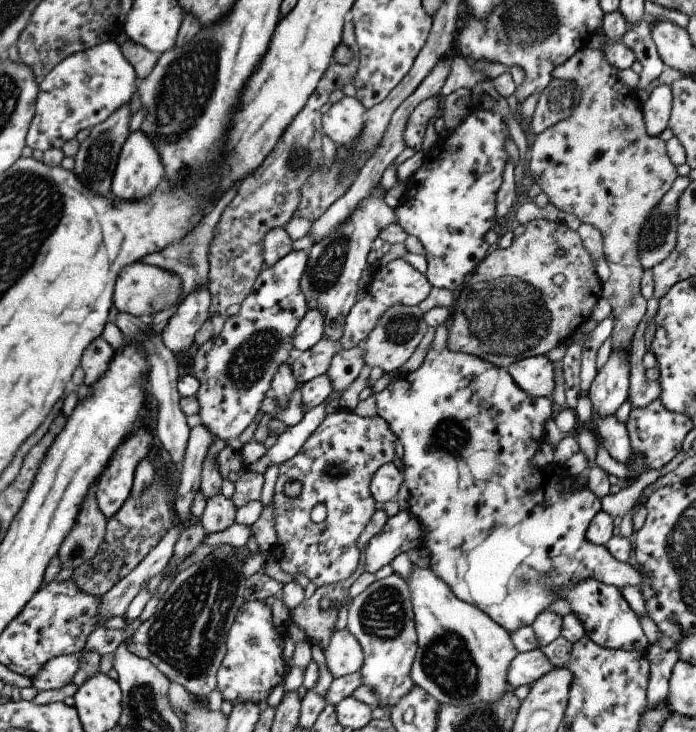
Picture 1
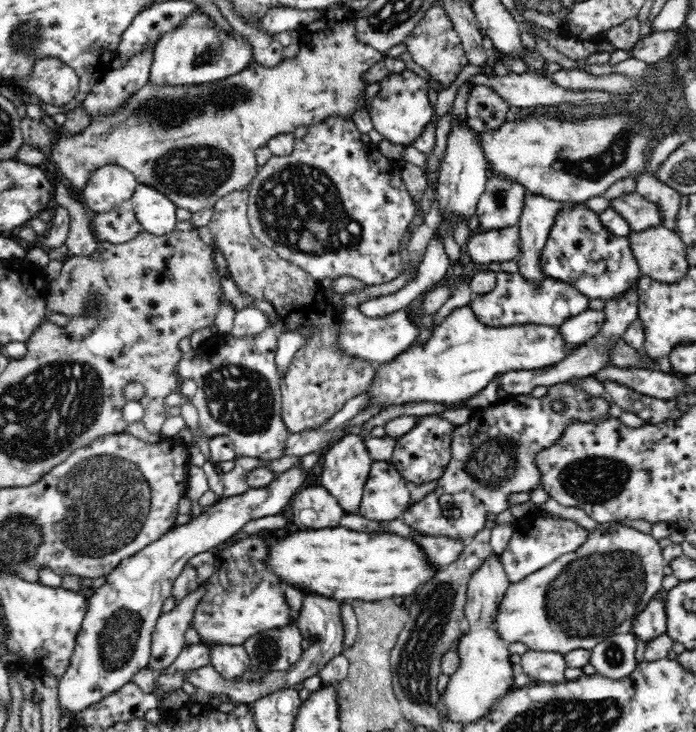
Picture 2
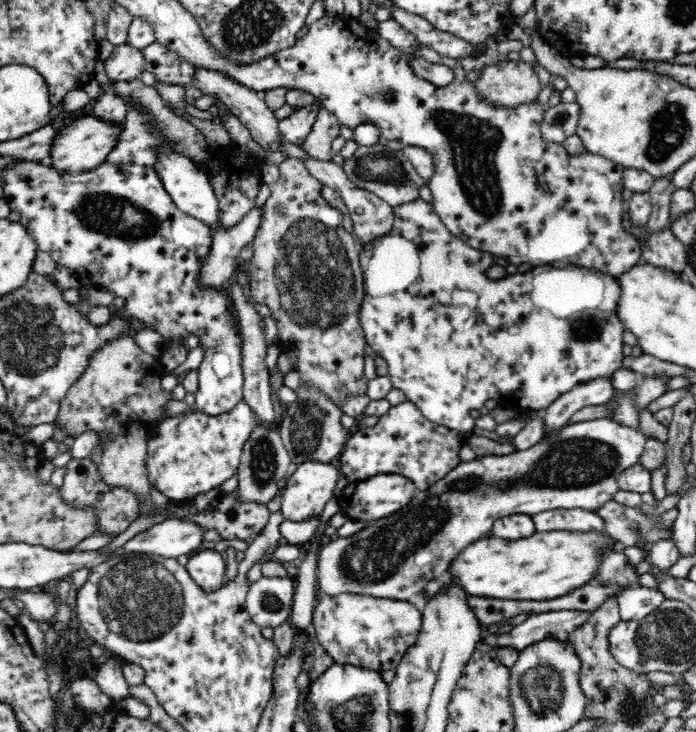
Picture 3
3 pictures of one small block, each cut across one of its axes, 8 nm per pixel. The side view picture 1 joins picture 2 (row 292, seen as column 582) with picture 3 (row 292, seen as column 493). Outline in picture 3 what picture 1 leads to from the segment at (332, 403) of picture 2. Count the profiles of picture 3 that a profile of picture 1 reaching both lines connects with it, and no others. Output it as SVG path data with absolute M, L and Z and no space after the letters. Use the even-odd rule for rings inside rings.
M320 107L318 114L316 114L316 120L314 120L314 126L312 130L306 136L306 140L300 145L306 158L288 158L283 164L280 164L280 178L270 186L270 196L265 201L265 205L262 207L261 215L259 218L258 228L256 234L253 236L254 256L247 261L247 272L249 276L249 284L246 287L248 296L260 304L266 304L270 310L272 320L274 321L277 330L277 344L275 348L278 348L281 353L290 352L296 356L293 369L296 370L299 376L299 384L305 386L306 389L312 389L312 391L318 391L318 393L324 393L328 401L332 401L336 406L342 409L342 406L346 402L350 401L356 396L365 396L368 391L369 378L365 375L365 362L366 356L371 353L366 342L366 335L364 335L364 329L362 329L362 323L360 323L360 310L362 300L366 294L363 283L363 269L361 267L361 251L356 249L356 242L352 237L352 232L348 232L342 226L343 213L335 208L332 208L324 199L320 197L320 182L312 177L310 170L306 168L309 161L313 159L316 161L326 160L332 146L332 141L340 136L339 129L341 123L336 115L330 113L324 107Z

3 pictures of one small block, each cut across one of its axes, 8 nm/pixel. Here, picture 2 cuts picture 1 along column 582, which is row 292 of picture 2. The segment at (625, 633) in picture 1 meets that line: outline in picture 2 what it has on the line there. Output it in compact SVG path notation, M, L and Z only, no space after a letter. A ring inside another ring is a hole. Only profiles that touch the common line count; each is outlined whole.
M582 205L566 209L555 218L553 227L547 238L547 244L542 250L541 262L542 270L546 276L556 278L574 286L574 288L578 289L578 292L586 295L588 300L600 299L605 304L608 301L619 299L627 293L627 290L636 287L642 275L639 265L630 249L628 239L610 233L606 227L602 227L602 223L598 219L598 213L582 207Z

